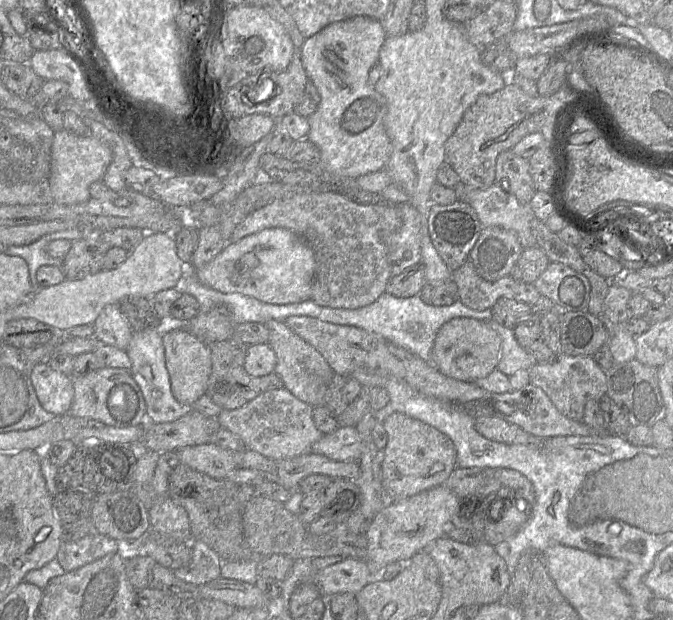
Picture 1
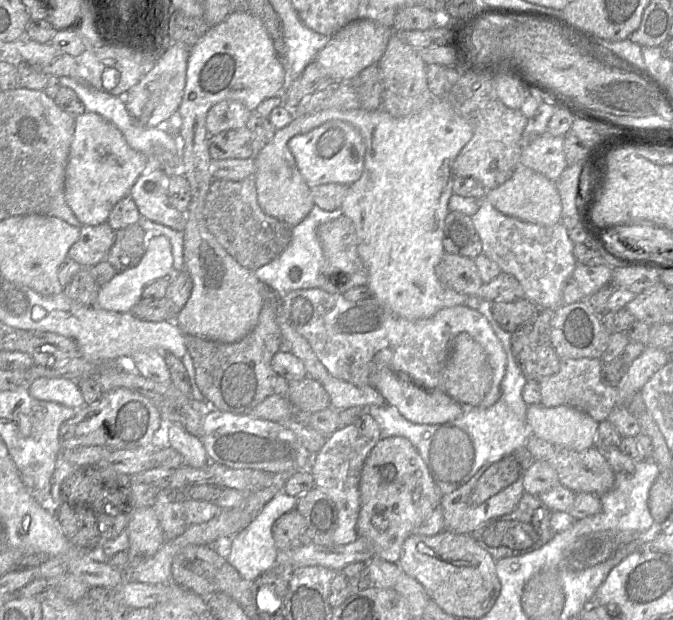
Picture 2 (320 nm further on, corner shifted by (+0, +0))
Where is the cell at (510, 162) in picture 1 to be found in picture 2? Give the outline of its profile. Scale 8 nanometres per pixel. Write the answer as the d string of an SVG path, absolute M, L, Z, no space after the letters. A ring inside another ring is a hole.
M548 133L540 135L522 149L519 165L556 181L567 167L563 144L564 137L554 137Z

